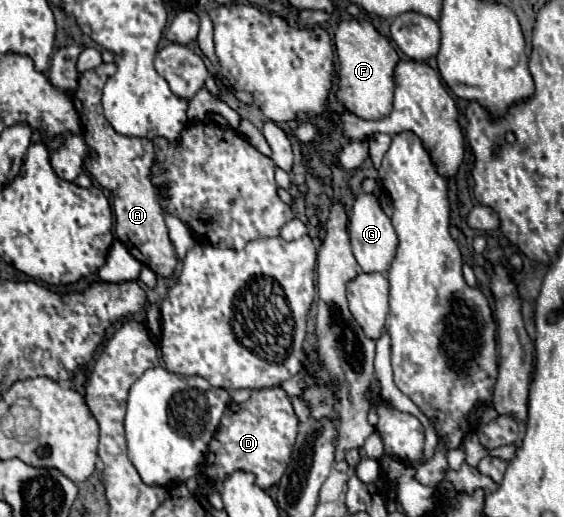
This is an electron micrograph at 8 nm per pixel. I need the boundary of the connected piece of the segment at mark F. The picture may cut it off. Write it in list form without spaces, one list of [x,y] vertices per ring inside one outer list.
[[[341,20],[335,32],[335,50],[339,58],[337,100],[349,112],[365,120],[389,116],[393,110],[393,64],[399,60],[389,38],[381,36],[373,24],[365,20]]]

